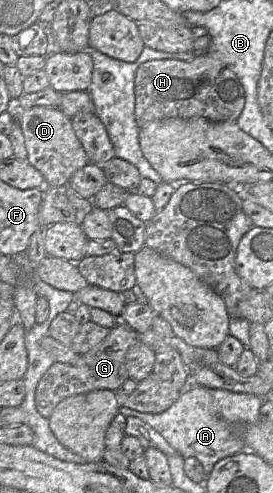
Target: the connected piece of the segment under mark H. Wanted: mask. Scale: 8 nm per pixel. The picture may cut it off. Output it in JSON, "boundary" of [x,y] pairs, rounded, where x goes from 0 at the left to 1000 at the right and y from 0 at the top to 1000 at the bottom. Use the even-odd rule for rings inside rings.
{"boundary":[[[762,110],[725,112],[700,124],[553,122],[516,130],[495,152],[495,241],[516,262],[538,249],[608,239],[692,241],[747,237],[777,247],[853,247],[897,213],[897,187],[864,150],[839,134]]]}

